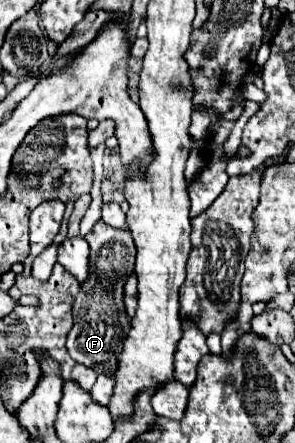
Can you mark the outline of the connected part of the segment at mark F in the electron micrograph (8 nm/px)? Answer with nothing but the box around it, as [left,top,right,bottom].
[66,221,134,373]

